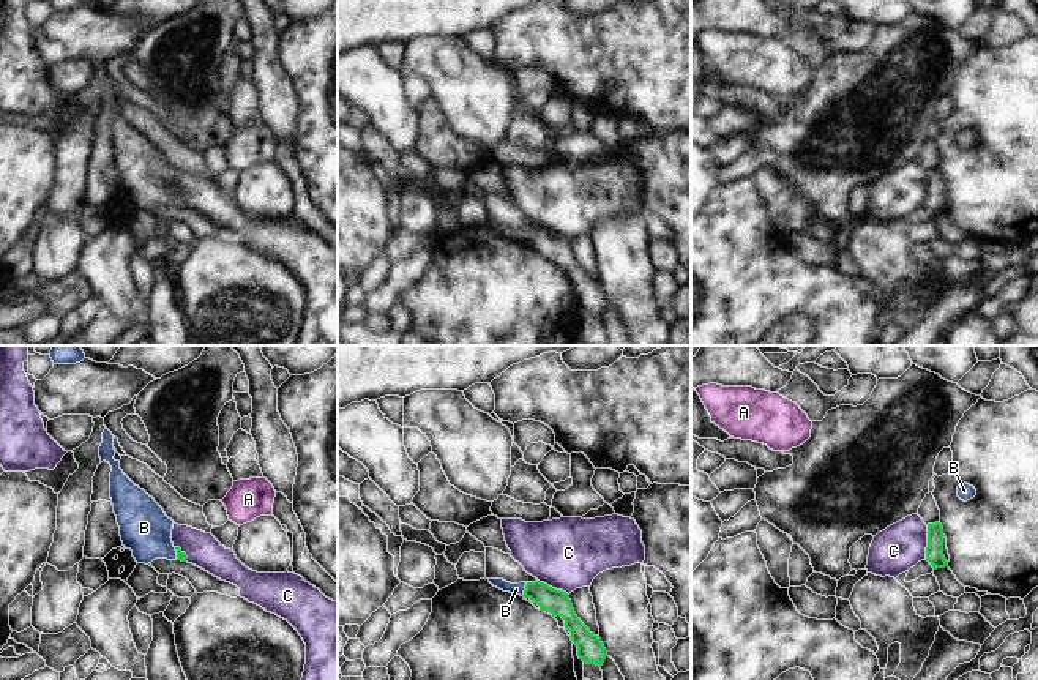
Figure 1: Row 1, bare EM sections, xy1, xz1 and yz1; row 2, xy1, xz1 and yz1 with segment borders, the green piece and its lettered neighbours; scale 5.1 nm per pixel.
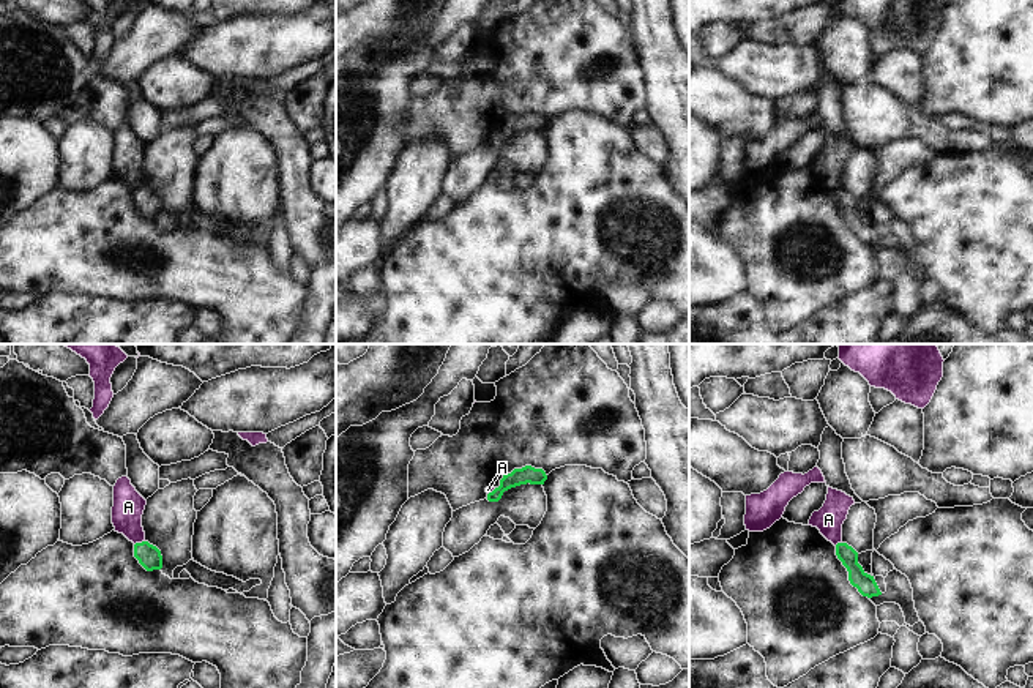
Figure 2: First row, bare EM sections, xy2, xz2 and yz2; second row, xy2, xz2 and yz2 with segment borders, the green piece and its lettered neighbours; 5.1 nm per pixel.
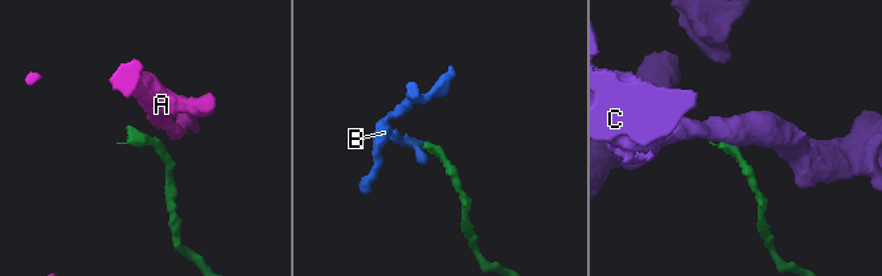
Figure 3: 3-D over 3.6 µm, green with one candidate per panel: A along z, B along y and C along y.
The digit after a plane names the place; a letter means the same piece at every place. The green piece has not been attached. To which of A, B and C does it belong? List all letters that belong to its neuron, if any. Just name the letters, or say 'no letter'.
B.

